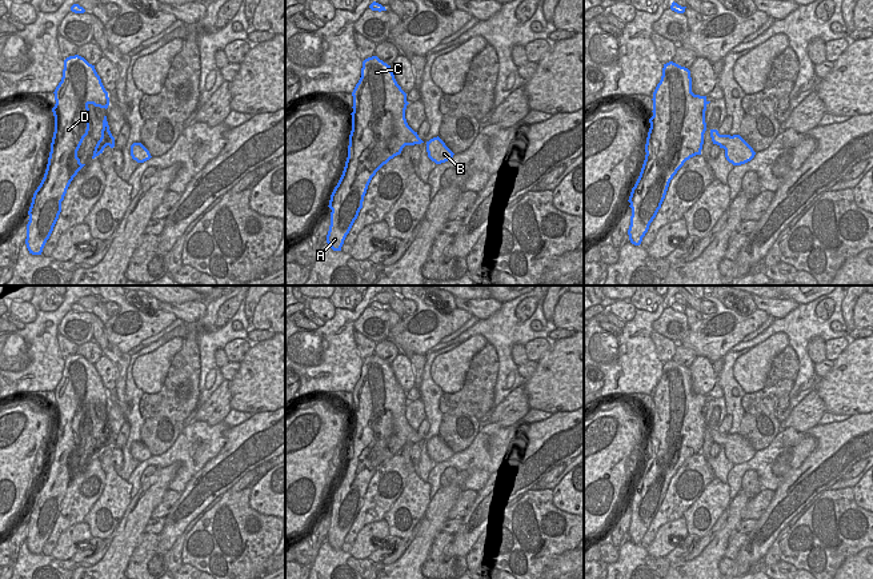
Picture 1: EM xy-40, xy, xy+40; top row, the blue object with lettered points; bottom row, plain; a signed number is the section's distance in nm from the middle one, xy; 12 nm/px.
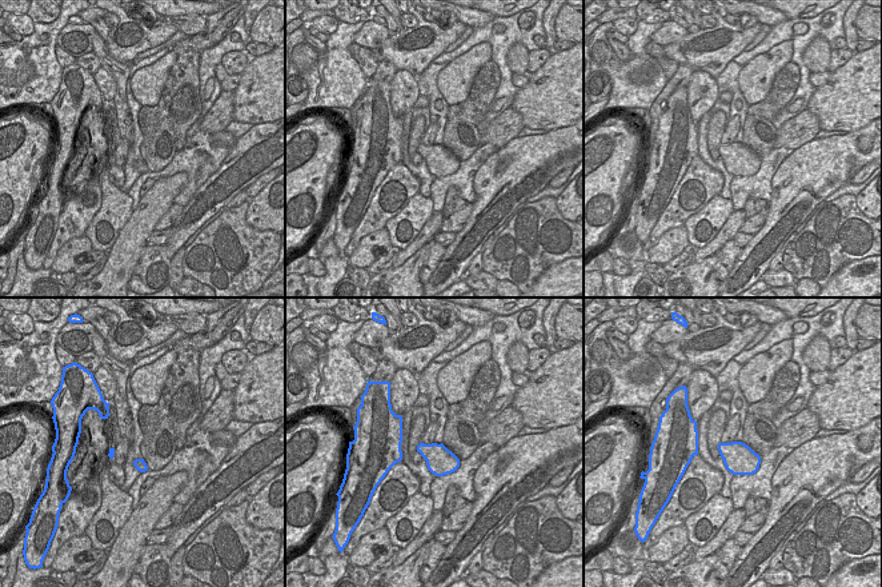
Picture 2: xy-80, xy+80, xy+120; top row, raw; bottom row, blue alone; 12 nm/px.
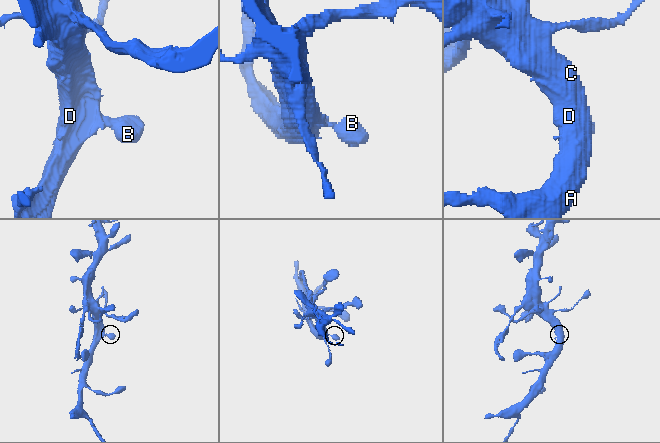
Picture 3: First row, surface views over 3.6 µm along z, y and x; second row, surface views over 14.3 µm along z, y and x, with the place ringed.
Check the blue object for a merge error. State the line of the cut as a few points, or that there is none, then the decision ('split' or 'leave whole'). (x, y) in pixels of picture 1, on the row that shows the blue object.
no cut | leave whole

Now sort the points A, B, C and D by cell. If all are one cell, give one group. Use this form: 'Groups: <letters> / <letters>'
Groups: A B C D

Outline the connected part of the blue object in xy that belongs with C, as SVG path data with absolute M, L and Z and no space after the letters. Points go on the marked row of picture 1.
M377 56L363 61L361 77L352 96L353 112L351 113L352 131L349 135L348 157L328 205L332 212L327 243L333 251L341 251L344 240L363 208L364 196L376 172L391 159L400 155L405 145L424 143L407 123L405 109L409 104L407 93L397 84L391 65Z

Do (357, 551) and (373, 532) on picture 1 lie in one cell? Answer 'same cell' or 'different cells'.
same cell

